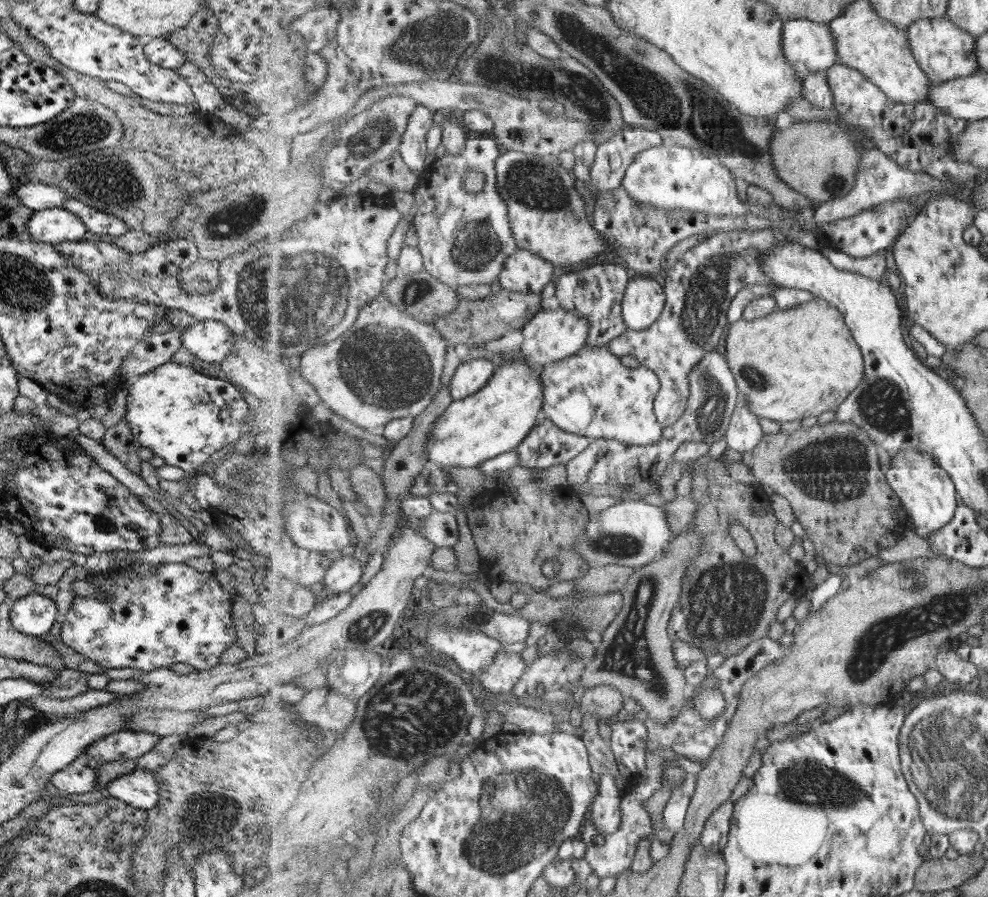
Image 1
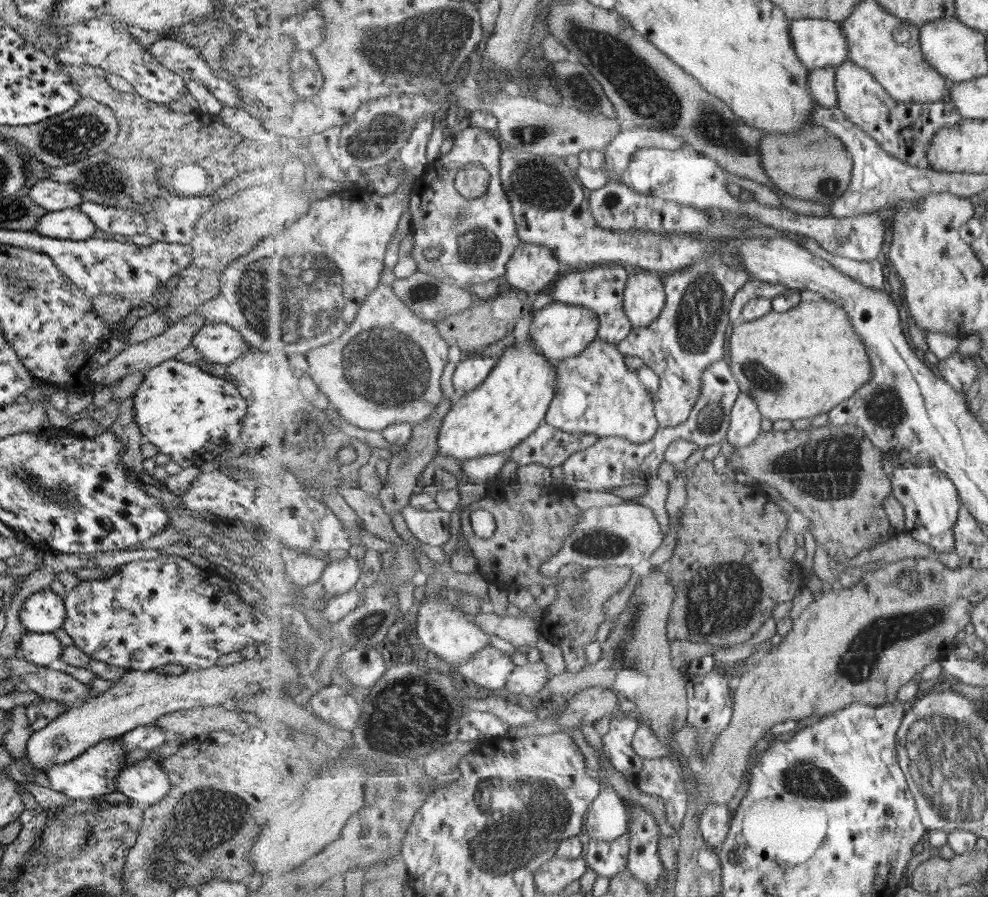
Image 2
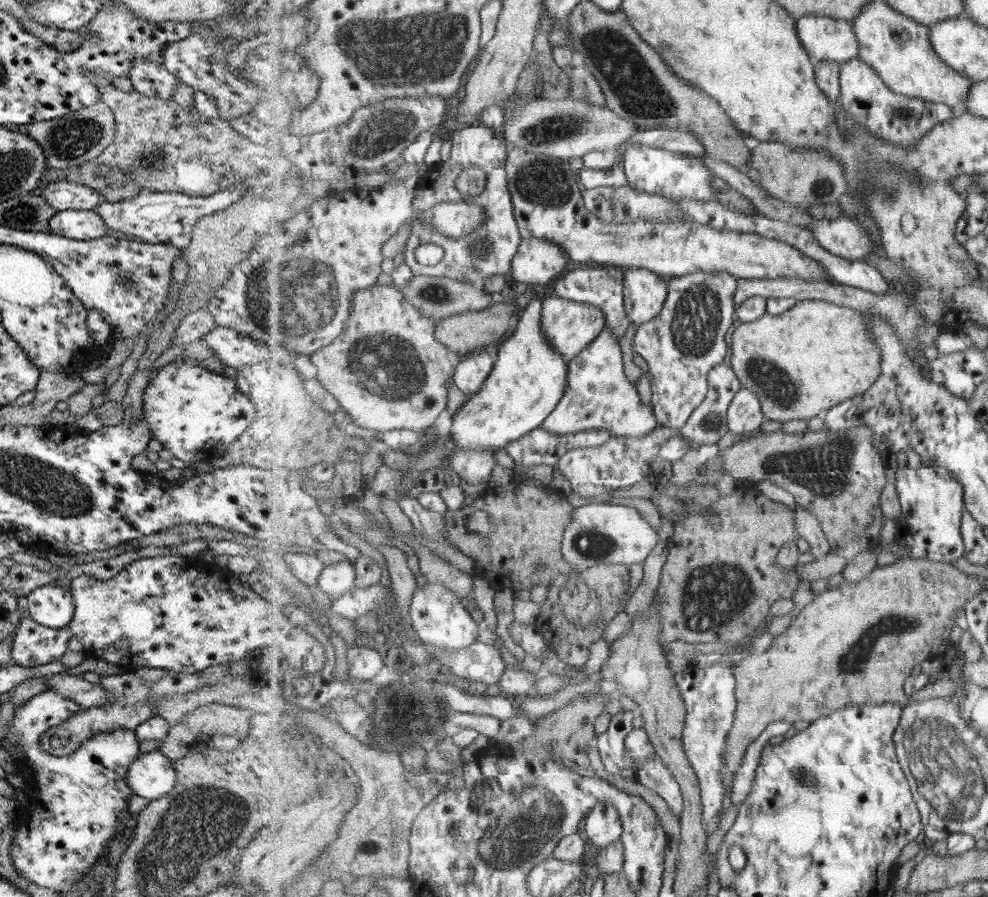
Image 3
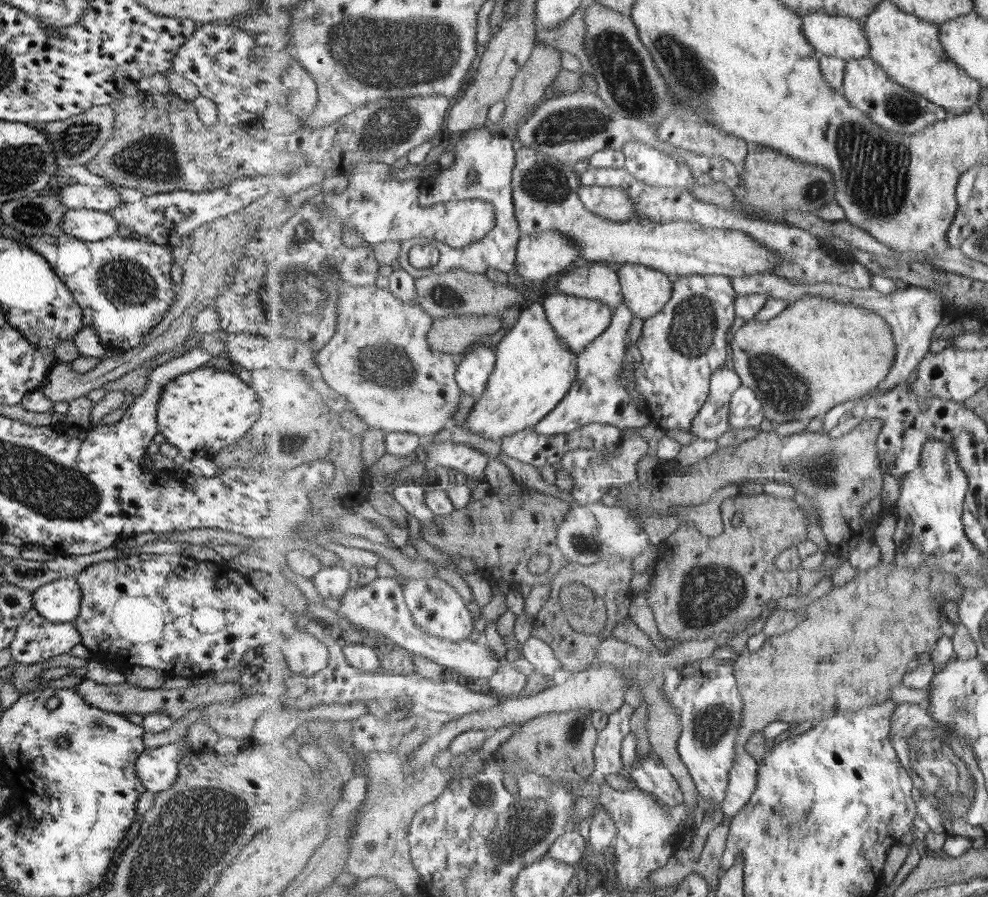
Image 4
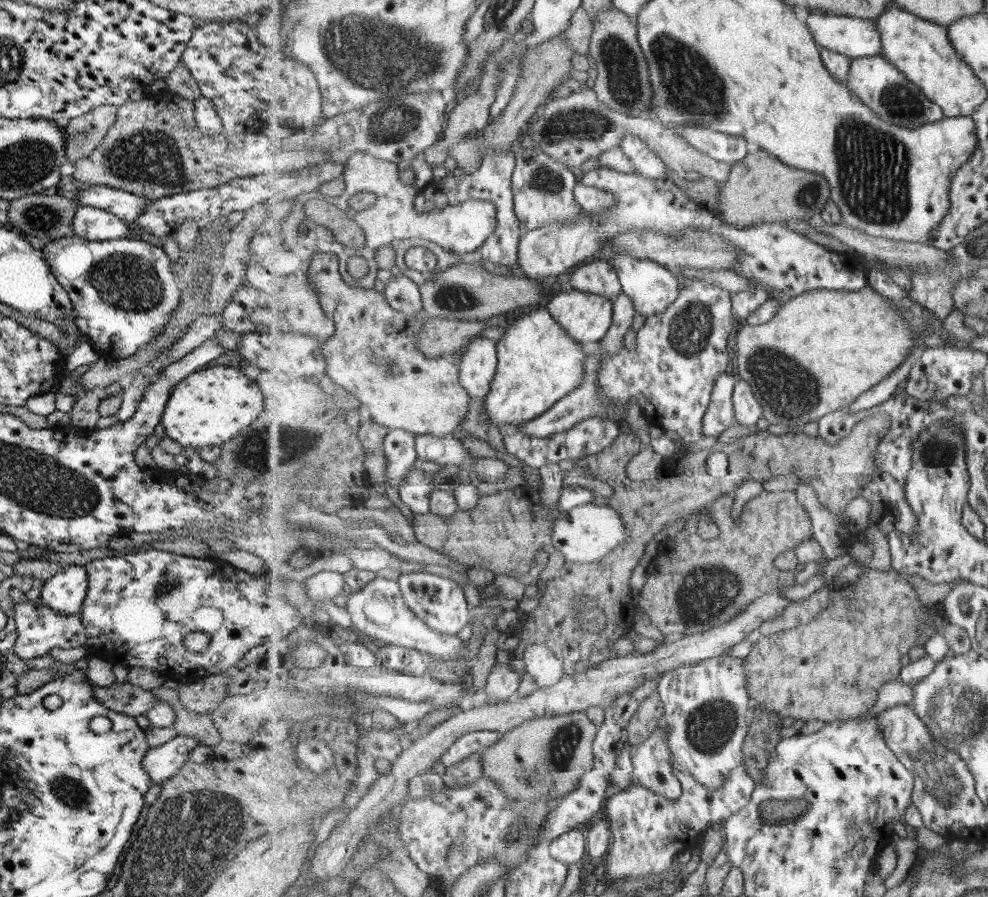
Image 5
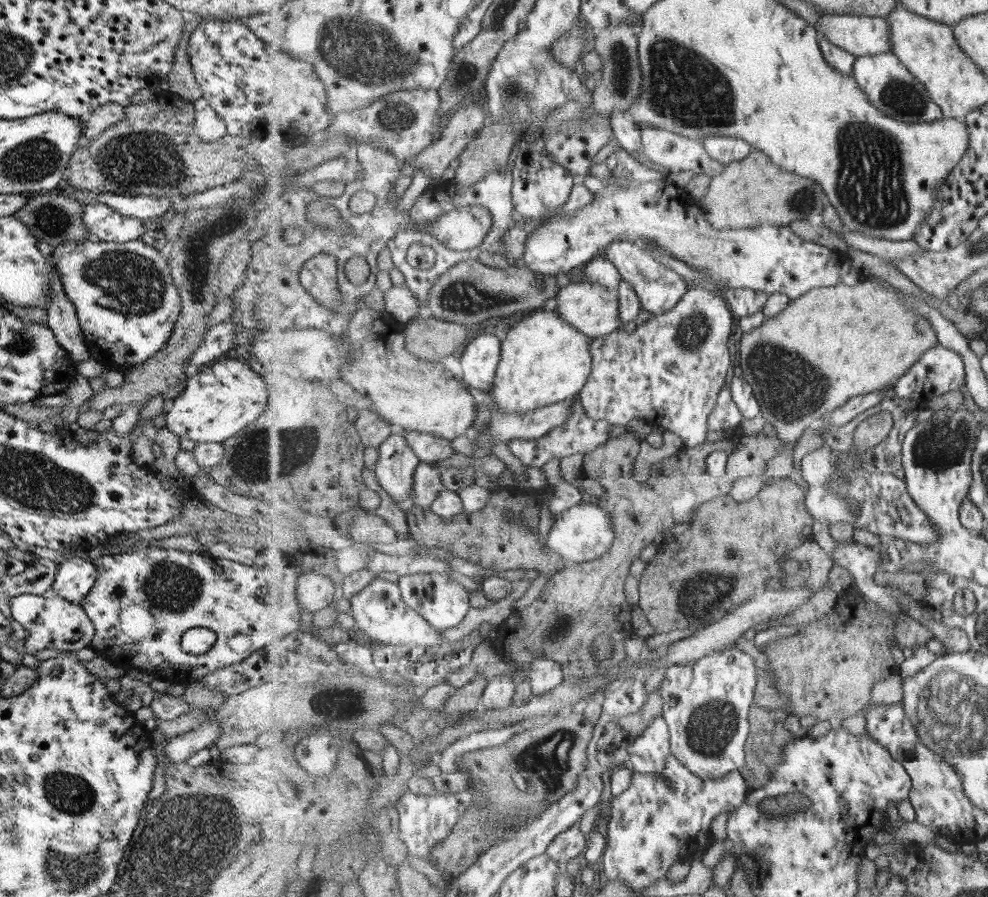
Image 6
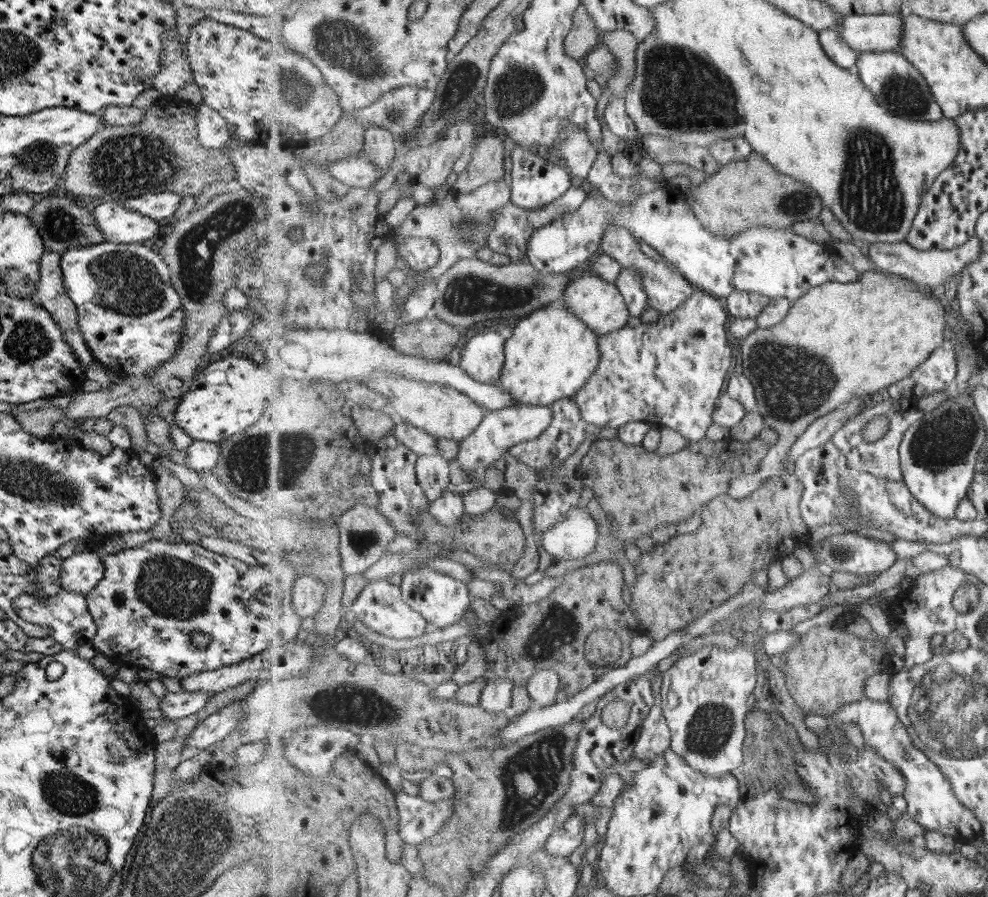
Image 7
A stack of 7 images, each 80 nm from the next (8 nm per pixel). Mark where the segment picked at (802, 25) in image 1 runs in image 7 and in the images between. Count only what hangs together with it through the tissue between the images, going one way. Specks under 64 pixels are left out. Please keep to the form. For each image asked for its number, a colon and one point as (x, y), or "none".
2: (819, 43)
3: (828, 39)
4: (843, 37)
5: (855, 37)
6: (861, 36)
7: (865, 33)

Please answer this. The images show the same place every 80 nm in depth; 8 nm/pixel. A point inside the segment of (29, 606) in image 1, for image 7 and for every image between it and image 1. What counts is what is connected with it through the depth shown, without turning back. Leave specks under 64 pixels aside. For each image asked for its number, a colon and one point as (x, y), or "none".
2: (43, 611)
3: (49, 605)
4: (57, 601)
5: (64, 592)
6: (73, 578)
7: (81, 571)

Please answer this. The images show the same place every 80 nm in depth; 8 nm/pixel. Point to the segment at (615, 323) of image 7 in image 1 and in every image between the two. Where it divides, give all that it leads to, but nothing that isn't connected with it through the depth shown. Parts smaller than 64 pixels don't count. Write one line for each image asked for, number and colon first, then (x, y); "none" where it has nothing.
1: (554, 334)
2: (560, 331)
3: (571, 326)
4: (578, 321)
5: (588, 317)
6: (594, 309)

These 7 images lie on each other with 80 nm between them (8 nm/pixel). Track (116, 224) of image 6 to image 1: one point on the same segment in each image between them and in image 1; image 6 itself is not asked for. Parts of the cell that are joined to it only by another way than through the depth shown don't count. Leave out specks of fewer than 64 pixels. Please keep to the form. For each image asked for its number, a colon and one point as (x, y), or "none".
1: (52, 226)
2: (71, 224)
3: (84, 225)
4: (87, 225)
5: (95, 224)

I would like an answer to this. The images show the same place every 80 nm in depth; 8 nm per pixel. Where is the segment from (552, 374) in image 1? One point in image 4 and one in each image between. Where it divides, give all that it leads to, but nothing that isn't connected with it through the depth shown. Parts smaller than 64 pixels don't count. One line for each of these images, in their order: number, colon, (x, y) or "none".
2: (597, 393)
3: (599, 396)
4: (598, 395)

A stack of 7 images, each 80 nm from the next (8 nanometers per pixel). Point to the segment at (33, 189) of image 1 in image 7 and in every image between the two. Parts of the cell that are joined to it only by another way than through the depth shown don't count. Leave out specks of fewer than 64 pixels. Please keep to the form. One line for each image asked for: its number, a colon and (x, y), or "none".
2: (51, 196)
3: (62, 195)
4: (74, 196)
5: (127, 206)
6: (136, 206)
7: (157, 206)

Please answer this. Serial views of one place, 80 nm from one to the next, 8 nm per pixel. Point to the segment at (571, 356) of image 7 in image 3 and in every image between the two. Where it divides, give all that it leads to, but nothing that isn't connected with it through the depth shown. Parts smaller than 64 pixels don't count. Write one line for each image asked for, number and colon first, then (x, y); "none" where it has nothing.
3: (530, 377)
4: (535, 370)
5: (540, 363)
6: (544, 360)

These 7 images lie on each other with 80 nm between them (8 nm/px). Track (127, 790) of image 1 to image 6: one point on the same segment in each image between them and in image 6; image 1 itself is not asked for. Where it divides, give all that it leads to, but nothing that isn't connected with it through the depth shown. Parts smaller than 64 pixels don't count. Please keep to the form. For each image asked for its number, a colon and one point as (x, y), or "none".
2: (143, 782)
3: (150, 775)
4: (156, 769)
5: (160, 762)
6: (179, 748)

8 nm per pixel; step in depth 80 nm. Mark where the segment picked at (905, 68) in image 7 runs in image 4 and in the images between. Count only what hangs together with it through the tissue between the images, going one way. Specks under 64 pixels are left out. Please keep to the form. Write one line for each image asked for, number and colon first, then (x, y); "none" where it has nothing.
4: (896, 108)
5: (879, 83)
6: (890, 85)

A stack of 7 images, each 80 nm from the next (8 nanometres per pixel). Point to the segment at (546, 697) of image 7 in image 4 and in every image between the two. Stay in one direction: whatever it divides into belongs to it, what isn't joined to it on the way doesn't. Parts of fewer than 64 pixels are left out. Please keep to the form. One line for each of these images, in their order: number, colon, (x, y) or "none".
4: (540, 654)
5: (547, 670)
6: (545, 674)

